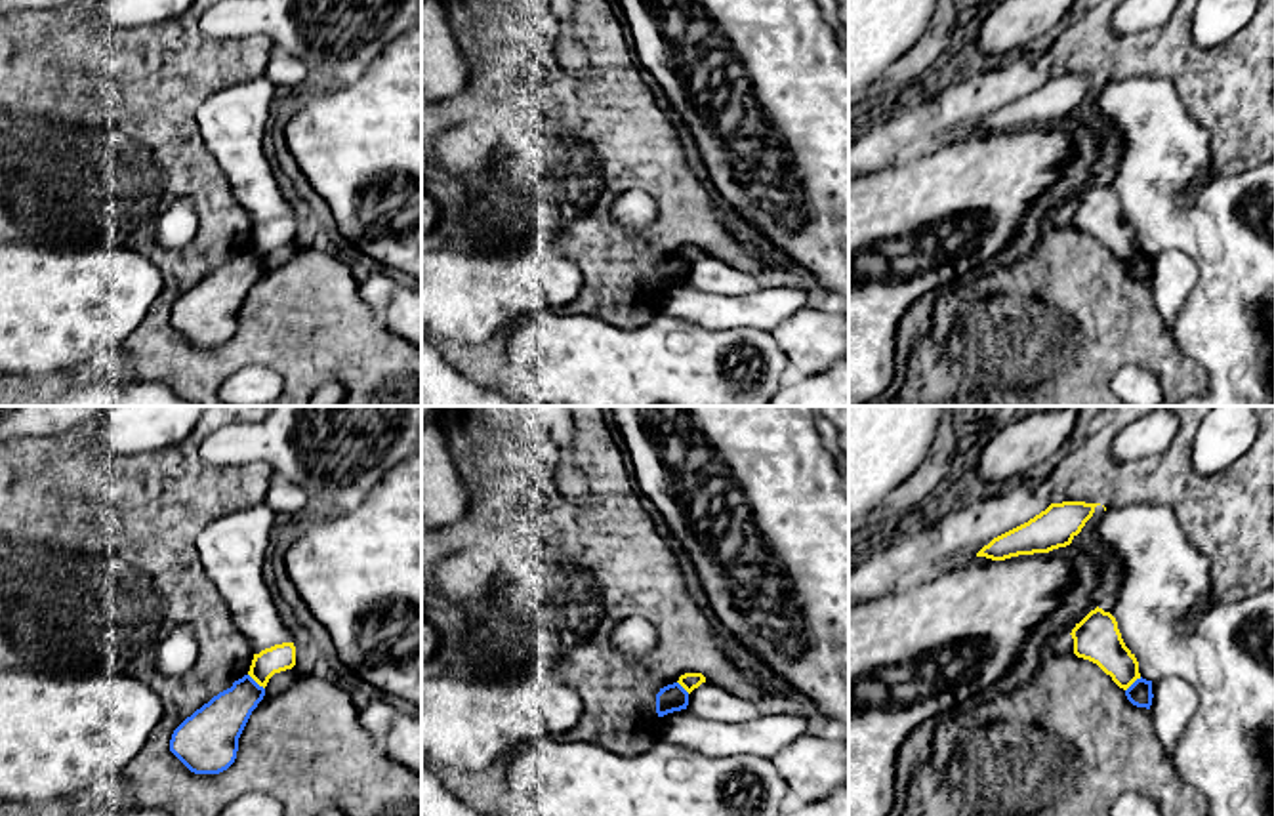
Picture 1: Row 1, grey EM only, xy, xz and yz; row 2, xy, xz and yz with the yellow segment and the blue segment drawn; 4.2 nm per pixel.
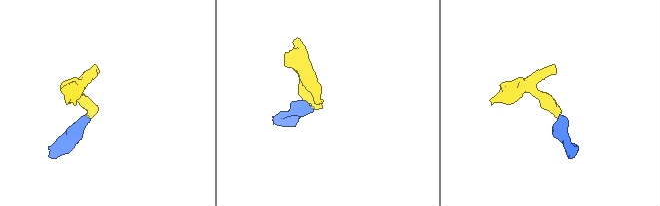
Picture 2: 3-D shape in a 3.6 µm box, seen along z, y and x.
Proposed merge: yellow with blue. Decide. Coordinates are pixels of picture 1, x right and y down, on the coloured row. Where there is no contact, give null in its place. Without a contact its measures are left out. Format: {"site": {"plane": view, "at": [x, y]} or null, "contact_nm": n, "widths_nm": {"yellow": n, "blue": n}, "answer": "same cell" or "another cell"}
{"site": {"plane": "xy", "at": [256, 681]}, "contact_nm": 100, "widths_nm": {"yellow": 120, "blue": 200}, "answer": "another cell"}

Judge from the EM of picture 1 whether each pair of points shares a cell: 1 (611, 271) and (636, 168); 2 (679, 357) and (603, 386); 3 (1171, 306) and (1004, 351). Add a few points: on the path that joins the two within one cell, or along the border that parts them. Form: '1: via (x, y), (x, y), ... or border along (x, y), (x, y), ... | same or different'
1: via (603, 244), (603, 197), (609, 191) | same
2: via (660, 376), (651, 386), (622, 386) | same
3: border along (1166, 326), (1170, 334) | different

